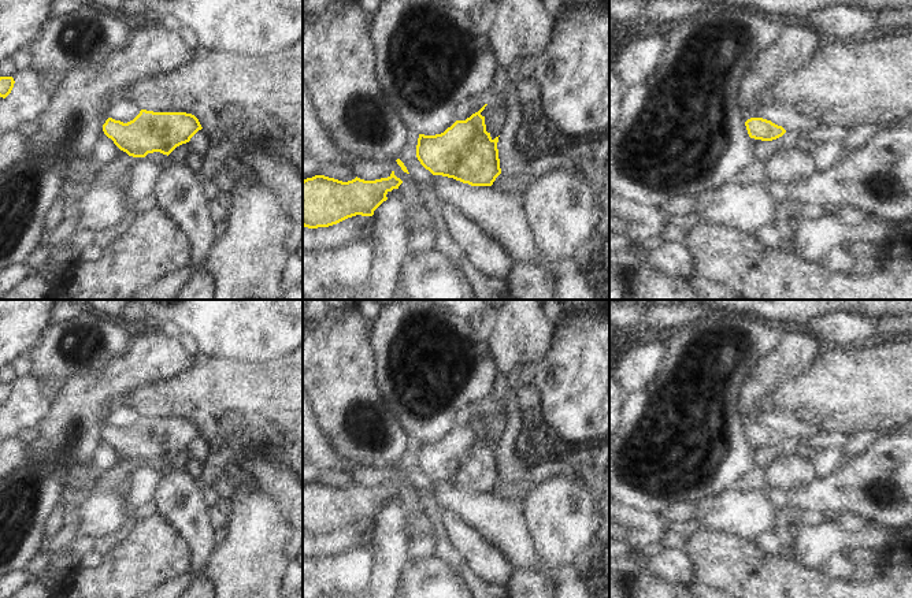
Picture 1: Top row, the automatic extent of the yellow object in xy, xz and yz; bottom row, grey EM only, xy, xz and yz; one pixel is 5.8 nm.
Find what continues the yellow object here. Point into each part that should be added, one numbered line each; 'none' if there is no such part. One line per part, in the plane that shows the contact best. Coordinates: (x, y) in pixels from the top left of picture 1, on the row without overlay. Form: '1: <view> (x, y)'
none.

